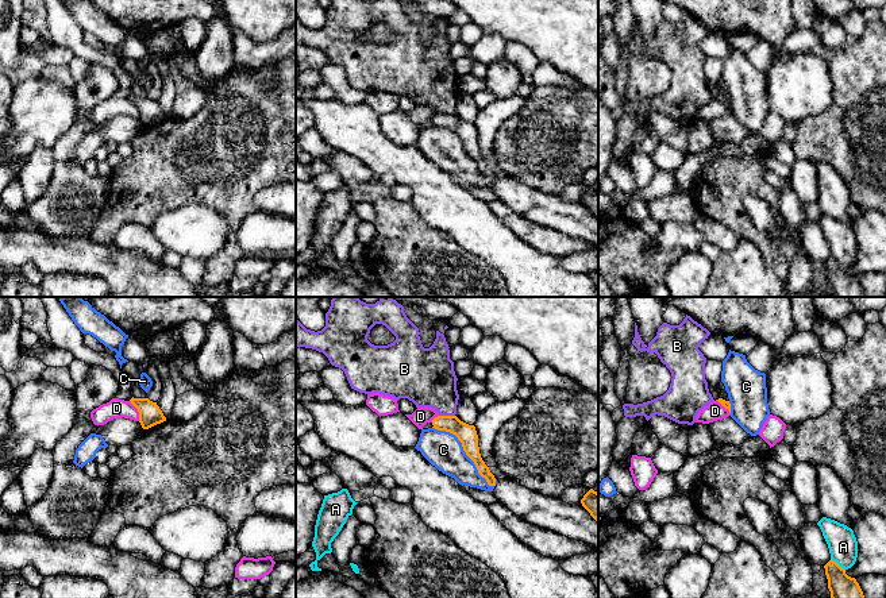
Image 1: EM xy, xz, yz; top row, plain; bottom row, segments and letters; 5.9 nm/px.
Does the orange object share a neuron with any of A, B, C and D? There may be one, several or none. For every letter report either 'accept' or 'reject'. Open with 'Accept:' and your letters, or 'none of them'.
Accept: none of them
A: reject
B: reject
C: reject
D: reject

